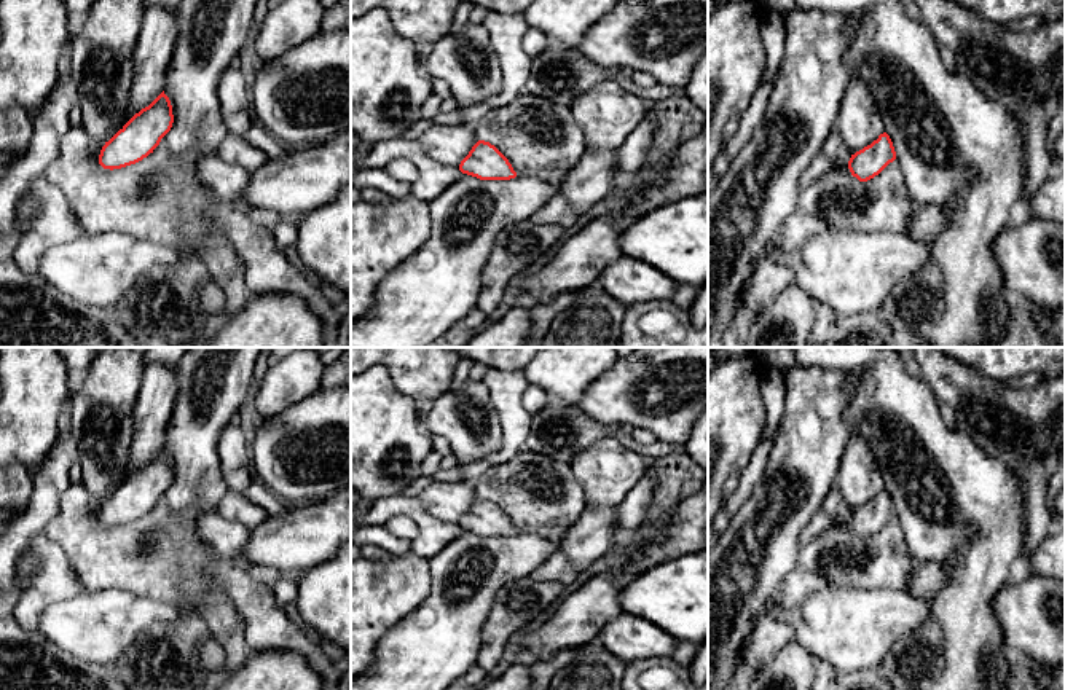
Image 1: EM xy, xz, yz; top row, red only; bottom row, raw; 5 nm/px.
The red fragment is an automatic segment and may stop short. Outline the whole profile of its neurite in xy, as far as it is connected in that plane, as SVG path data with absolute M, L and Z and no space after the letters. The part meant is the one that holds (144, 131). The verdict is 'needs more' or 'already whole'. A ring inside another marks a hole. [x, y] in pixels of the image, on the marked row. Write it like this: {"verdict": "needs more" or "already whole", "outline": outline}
{"verdict": "needs more", "outline": "M161 6L145 10L136 41L128 110L108 142L92 142L104 169L121 169L142 161L171 131L172 105L163 89L177 33L175 11Z"}

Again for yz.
{"verdict": "needs more", "outline": "M850 80L835 126L842 150L851 155L848 169L859 182L874 178L896 159L872 92L861 80Z"}

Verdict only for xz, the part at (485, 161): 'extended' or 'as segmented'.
extended

